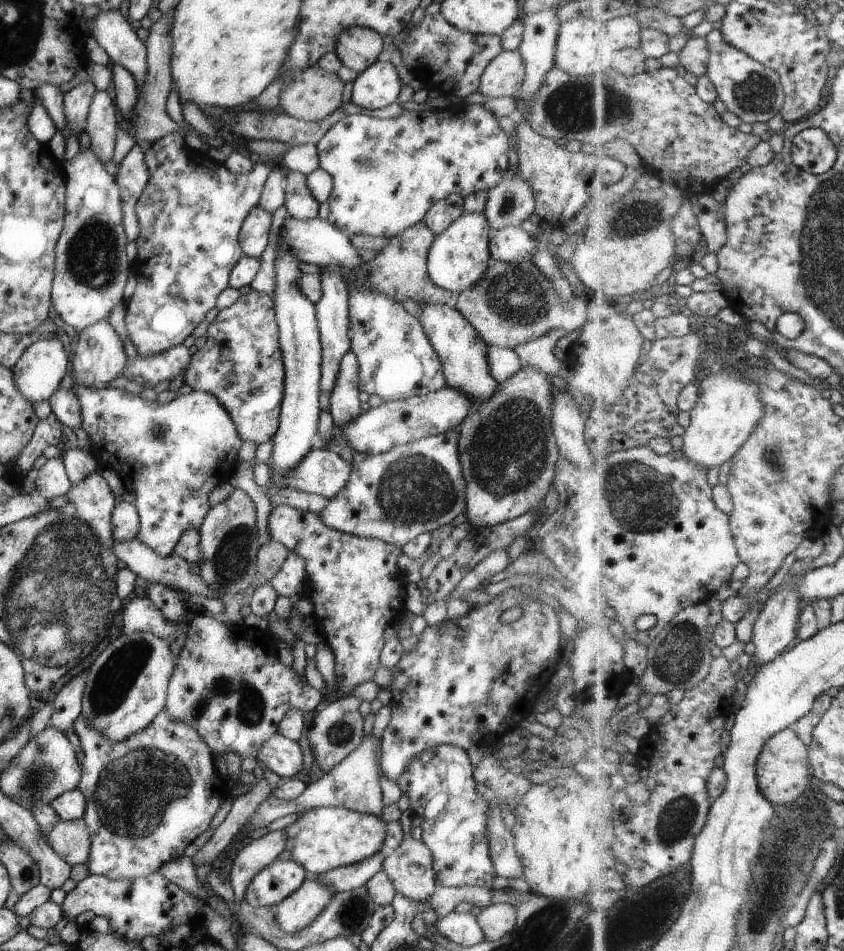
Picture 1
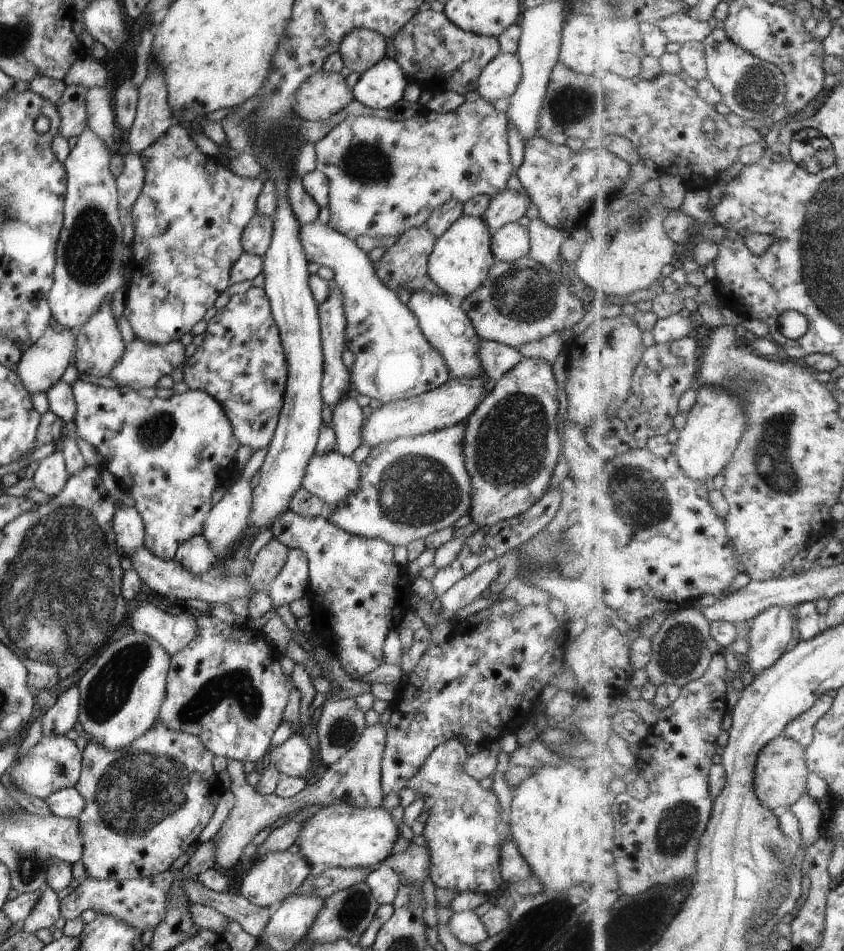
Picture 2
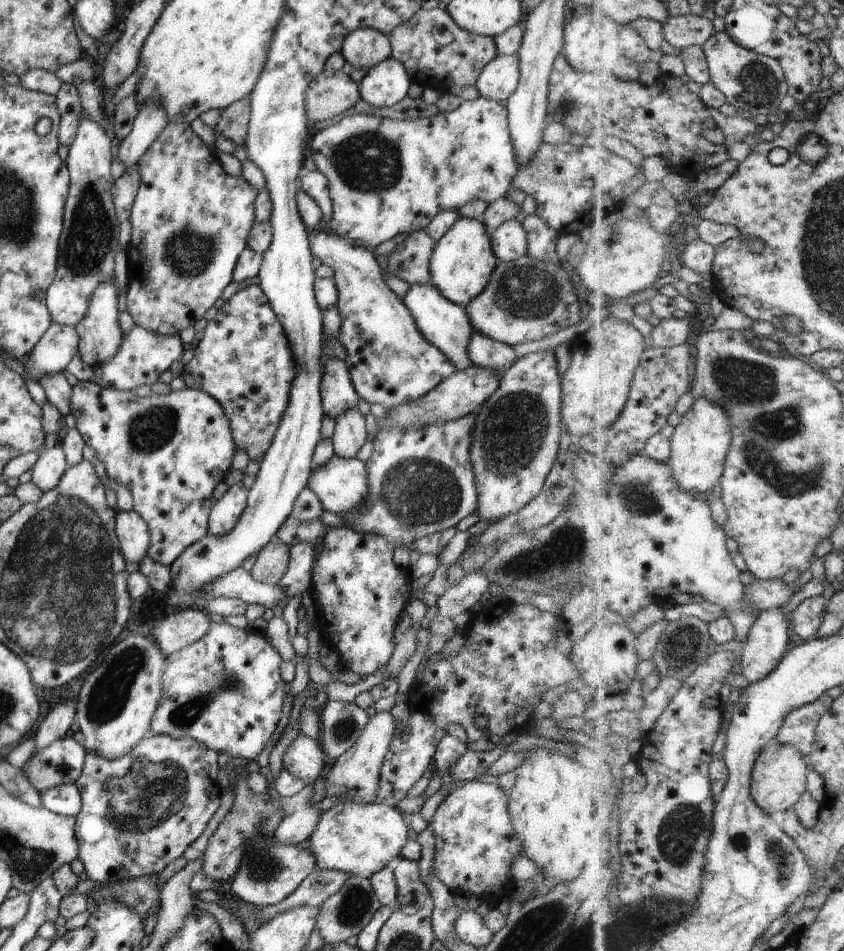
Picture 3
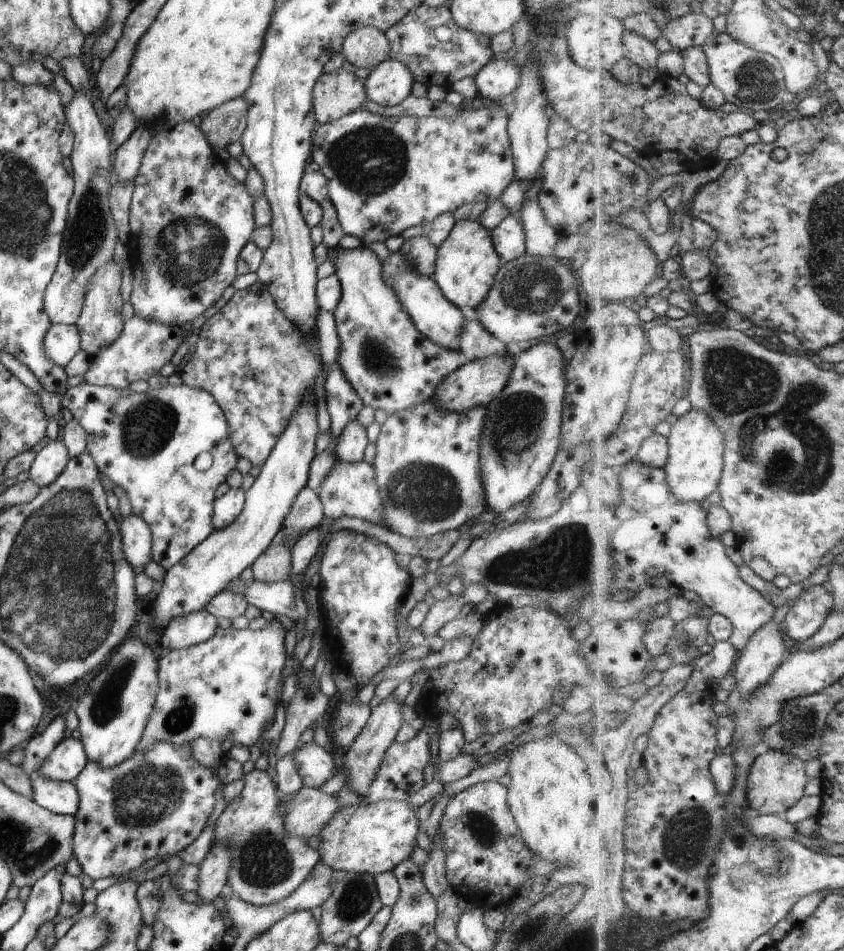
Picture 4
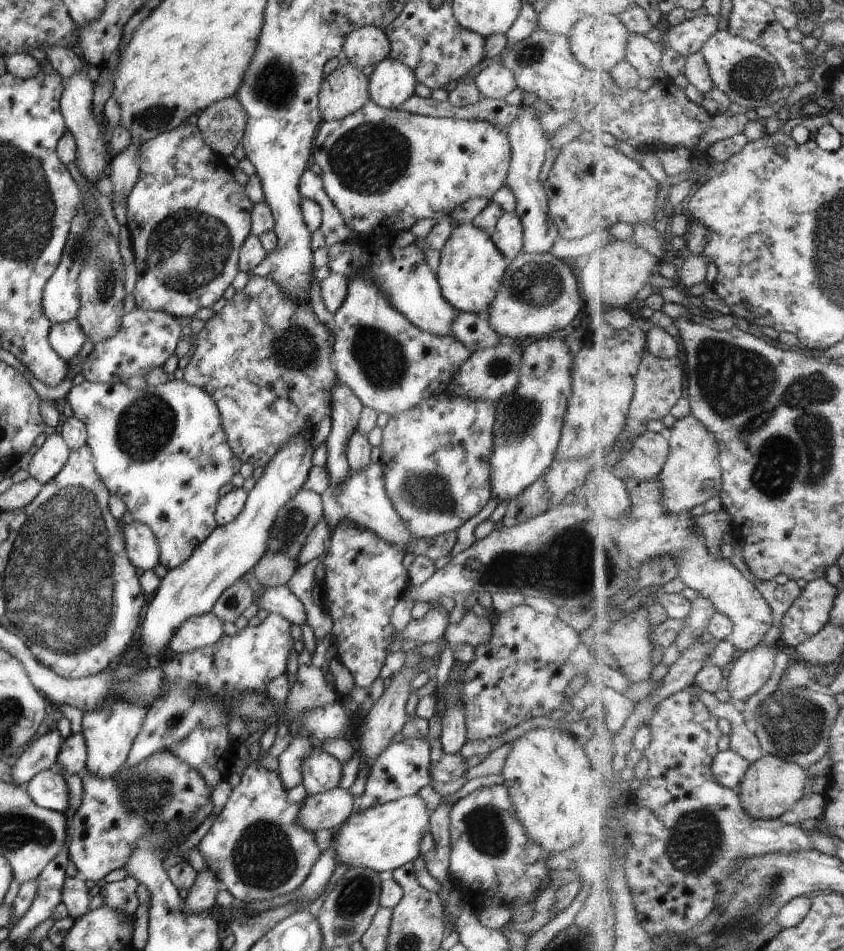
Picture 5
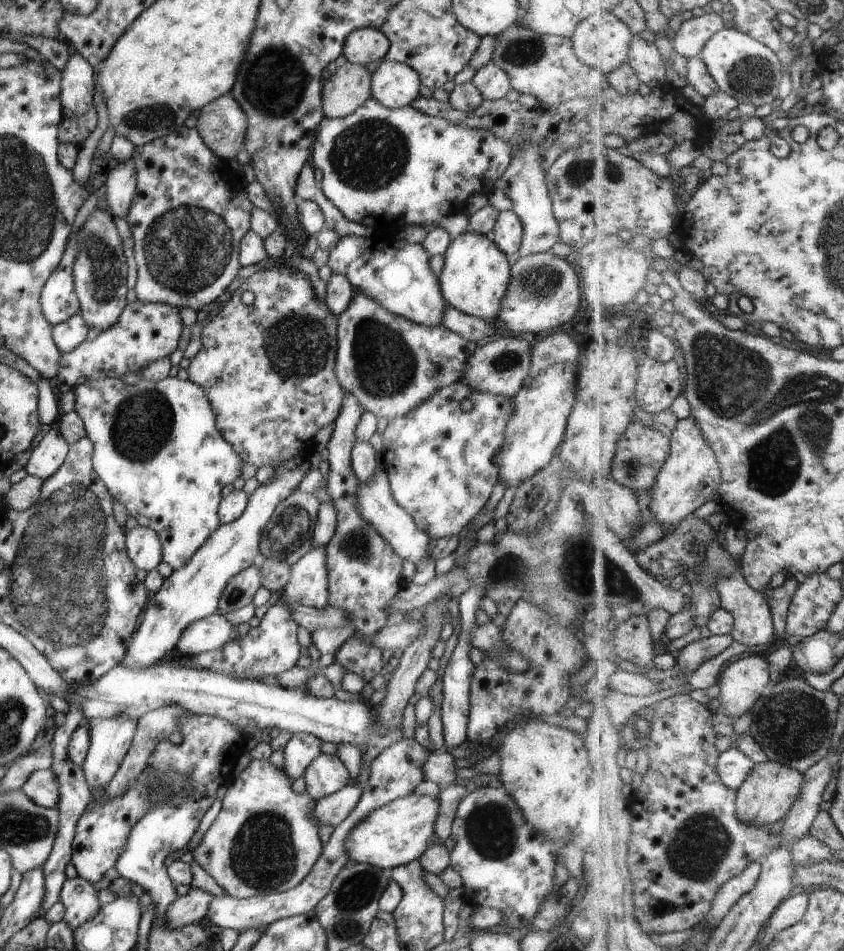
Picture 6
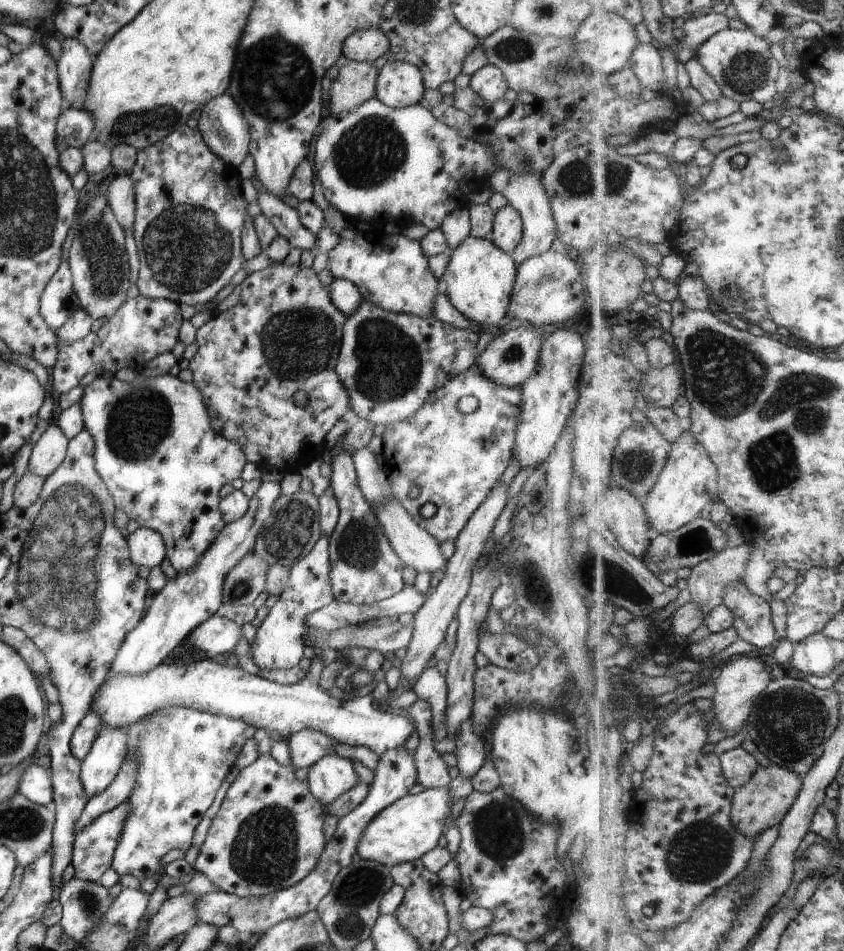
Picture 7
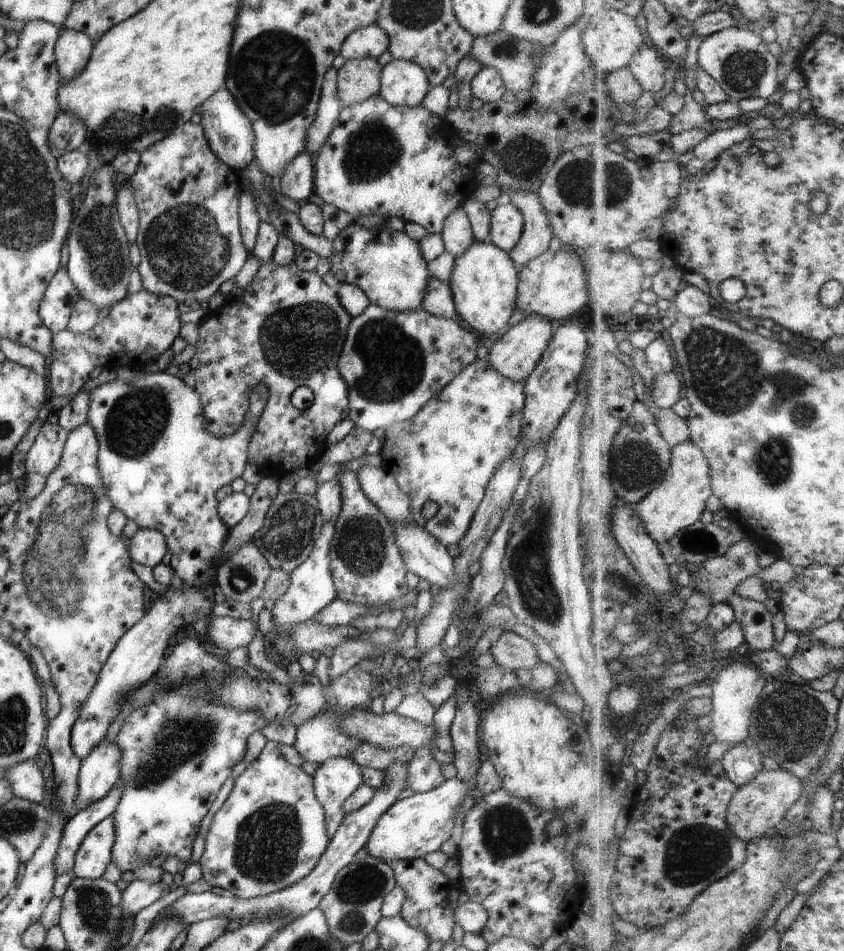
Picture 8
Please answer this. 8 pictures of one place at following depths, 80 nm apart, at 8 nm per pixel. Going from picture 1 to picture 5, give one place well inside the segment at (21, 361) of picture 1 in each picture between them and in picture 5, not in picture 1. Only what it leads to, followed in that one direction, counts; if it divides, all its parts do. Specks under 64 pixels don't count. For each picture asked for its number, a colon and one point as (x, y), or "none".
2: (44, 362)
3: (58, 344)
4: (60, 342)
5: (65, 339)

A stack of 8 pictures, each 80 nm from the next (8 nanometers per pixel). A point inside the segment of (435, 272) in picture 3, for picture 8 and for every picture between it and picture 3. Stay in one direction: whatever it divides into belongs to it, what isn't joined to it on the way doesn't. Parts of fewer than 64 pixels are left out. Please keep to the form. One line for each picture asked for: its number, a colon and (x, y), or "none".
4: (465, 262)
5: (470, 268)
6: (474, 274)
7: (478, 277)
8: (482, 281)

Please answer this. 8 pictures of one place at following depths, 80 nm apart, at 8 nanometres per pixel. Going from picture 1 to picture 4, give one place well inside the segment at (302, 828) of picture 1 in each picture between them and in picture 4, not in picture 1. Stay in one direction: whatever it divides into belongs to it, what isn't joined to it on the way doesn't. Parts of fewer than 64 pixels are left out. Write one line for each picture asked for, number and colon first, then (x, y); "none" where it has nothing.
2: (342, 836)
3: (359, 839)
4: (372, 838)

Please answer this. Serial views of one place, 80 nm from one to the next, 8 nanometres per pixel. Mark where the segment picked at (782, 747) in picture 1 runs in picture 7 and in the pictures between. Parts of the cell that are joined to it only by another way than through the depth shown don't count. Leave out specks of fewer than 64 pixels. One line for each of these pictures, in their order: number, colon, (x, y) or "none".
2: (781, 772)
3: (779, 779)
4: (777, 782)
5: (772, 786)
6: (771, 789)
7: (764, 801)

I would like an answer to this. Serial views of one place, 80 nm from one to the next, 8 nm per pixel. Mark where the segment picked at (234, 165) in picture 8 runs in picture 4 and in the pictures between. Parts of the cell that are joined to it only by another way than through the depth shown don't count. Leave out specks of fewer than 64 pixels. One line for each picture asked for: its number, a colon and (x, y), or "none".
4: (224, 124)
5: (221, 124)
6: (221, 124)
7: (224, 129)

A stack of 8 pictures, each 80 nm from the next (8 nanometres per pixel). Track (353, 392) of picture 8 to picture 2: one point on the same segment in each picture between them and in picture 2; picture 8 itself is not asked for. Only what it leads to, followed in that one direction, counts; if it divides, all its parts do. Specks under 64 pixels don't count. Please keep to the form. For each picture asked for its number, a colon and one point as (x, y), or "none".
2: (392, 360)
3: (389, 362)
4: (390, 365)
5: (390, 365)
6: (389, 364)
7: (389, 363)

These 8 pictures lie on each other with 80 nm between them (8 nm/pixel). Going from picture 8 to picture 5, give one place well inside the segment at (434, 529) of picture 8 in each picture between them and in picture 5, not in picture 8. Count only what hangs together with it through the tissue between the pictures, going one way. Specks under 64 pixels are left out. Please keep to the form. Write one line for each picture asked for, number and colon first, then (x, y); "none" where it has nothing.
5: (434, 457)
6: (439, 459)
7: (441, 463)

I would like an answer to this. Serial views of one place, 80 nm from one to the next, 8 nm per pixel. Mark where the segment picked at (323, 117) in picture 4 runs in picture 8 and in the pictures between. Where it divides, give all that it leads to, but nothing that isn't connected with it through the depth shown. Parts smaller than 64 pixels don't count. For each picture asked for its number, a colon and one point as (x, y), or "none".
5: (343, 90)
6: (348, 87)
7: (355, 82)
8: (357, 79)

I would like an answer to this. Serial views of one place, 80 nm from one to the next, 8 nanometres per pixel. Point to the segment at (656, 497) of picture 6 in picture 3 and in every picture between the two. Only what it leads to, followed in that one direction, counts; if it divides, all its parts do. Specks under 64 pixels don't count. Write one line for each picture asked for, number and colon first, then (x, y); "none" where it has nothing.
3: (701, 442)
4: (697, 443)
5: (693, 474)

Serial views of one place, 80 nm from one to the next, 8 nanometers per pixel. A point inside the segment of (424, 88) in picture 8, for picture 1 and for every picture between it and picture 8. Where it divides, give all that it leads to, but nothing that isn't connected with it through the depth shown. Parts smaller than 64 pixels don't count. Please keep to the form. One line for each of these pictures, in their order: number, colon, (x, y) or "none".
1: (378, 86)
2: (383, 84)
3: (385, 84)
4: (389, 82)
5: (391, 82)
6: (393, 85)
7: (398, 84)

